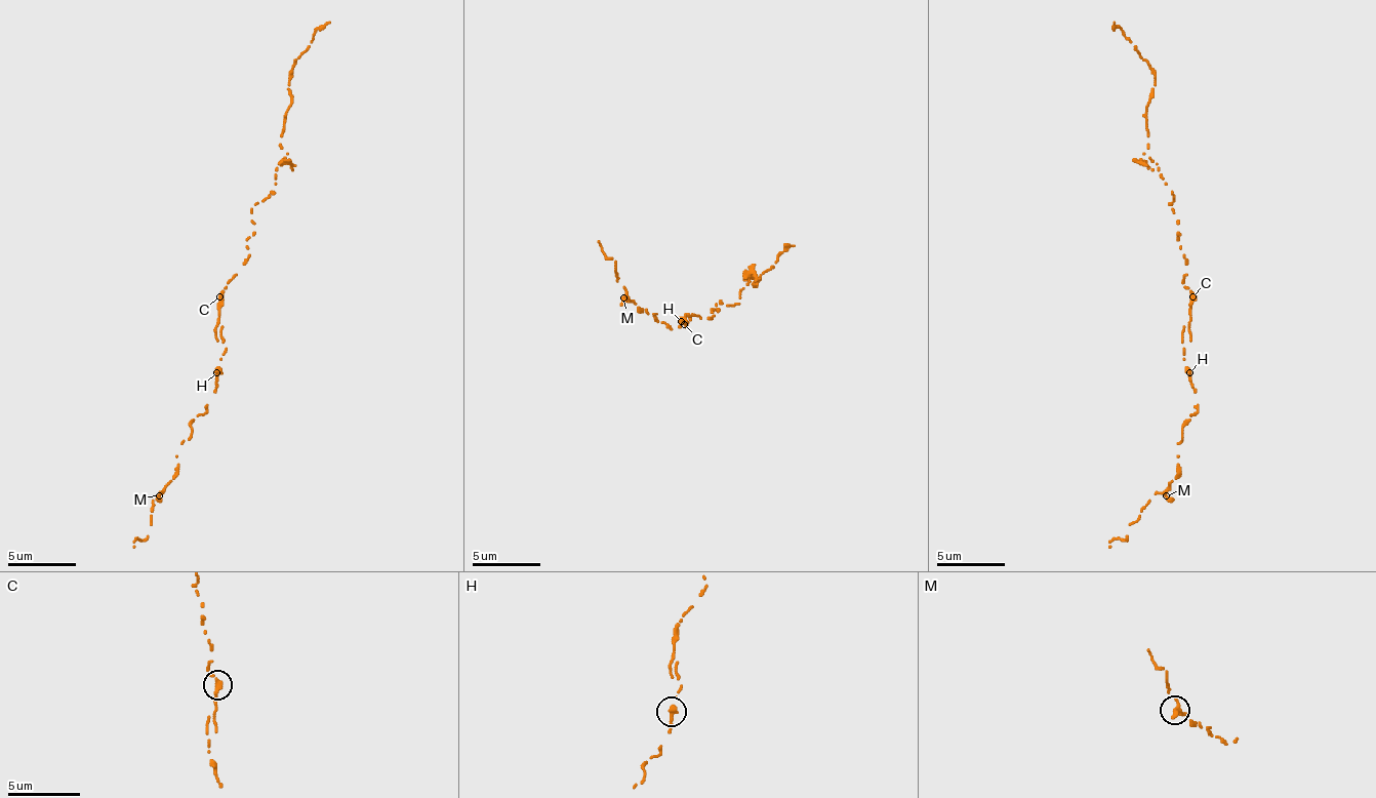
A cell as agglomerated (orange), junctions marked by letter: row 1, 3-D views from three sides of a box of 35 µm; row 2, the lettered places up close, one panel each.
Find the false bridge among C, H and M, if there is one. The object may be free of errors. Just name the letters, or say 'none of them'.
C

